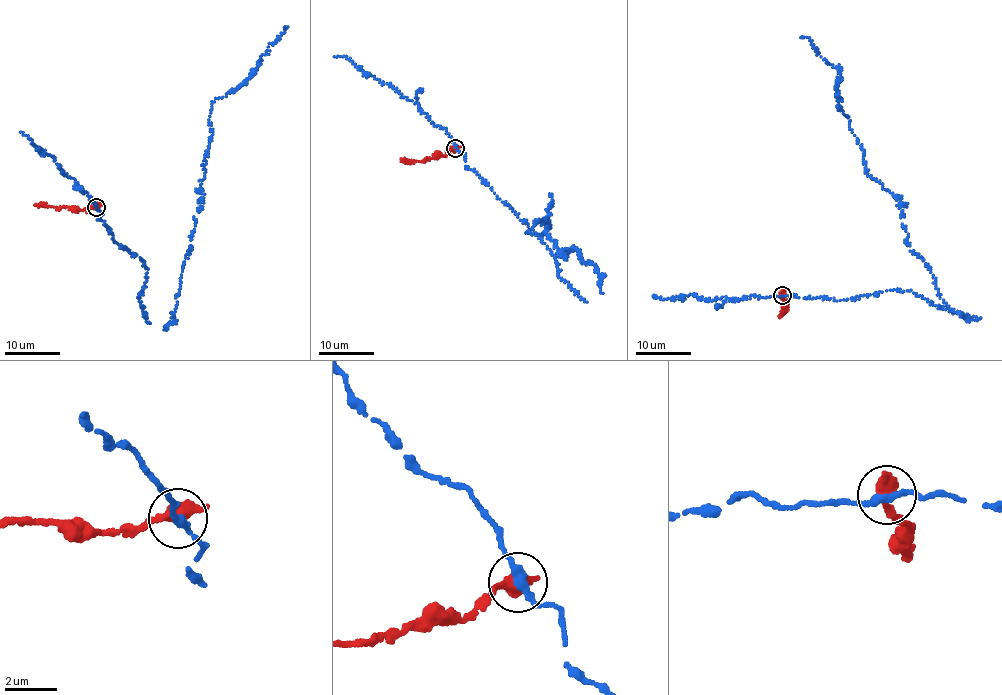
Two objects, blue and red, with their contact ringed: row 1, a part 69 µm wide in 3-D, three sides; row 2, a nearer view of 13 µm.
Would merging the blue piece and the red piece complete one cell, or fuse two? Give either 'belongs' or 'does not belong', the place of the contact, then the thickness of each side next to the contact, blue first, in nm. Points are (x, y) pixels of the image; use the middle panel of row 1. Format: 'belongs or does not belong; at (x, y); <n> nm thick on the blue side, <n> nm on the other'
does not belong; at (455, 148); 300 nm thick on the blue side, 600 nm on the other

